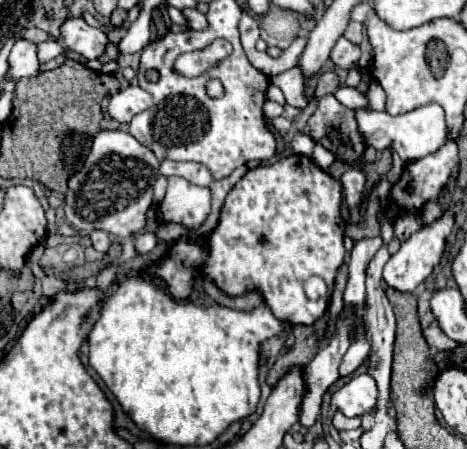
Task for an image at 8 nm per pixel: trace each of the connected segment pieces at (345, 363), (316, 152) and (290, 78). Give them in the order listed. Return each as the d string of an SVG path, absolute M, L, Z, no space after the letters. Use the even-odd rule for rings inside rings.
M358 331L358 337L360 337L360 341L354 341L350 345L350 349L346 351L346 355L344 355L342 363L340 363L340 375L342 377L352 375L368 359L370 343L366 341L366 331Z
M316 143L313 150L312 160L323 170L329 168L329 166L335 161L334 155L330 151L326 150L320 143Z
M298 65L284 71L284 73L278 73L276 77L270 77L270 83L282 89L286 103L290 103L294 107L308 105L306 95L304 95L304 75L302 75L302 69Z

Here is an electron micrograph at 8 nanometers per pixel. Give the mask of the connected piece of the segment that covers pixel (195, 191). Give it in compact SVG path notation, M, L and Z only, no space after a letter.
M168 177L168 191L160 203L164 221L200 225L210 213L210 189L194 185L182 177Z

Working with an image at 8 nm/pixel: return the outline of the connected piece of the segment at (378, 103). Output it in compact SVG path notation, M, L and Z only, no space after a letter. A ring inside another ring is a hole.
M376 81L370 85L370 89L368 89L366 95L368 95L370 105L372 105L374 111L384 111L386 109L386 95L384 95L384 91L380 89L380 85Z

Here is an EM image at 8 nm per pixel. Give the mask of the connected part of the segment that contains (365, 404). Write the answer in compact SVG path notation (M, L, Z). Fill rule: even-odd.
M354 375L342 389L332 395L332 403L346 417L362 417L376 409L378 387L370 375Z

